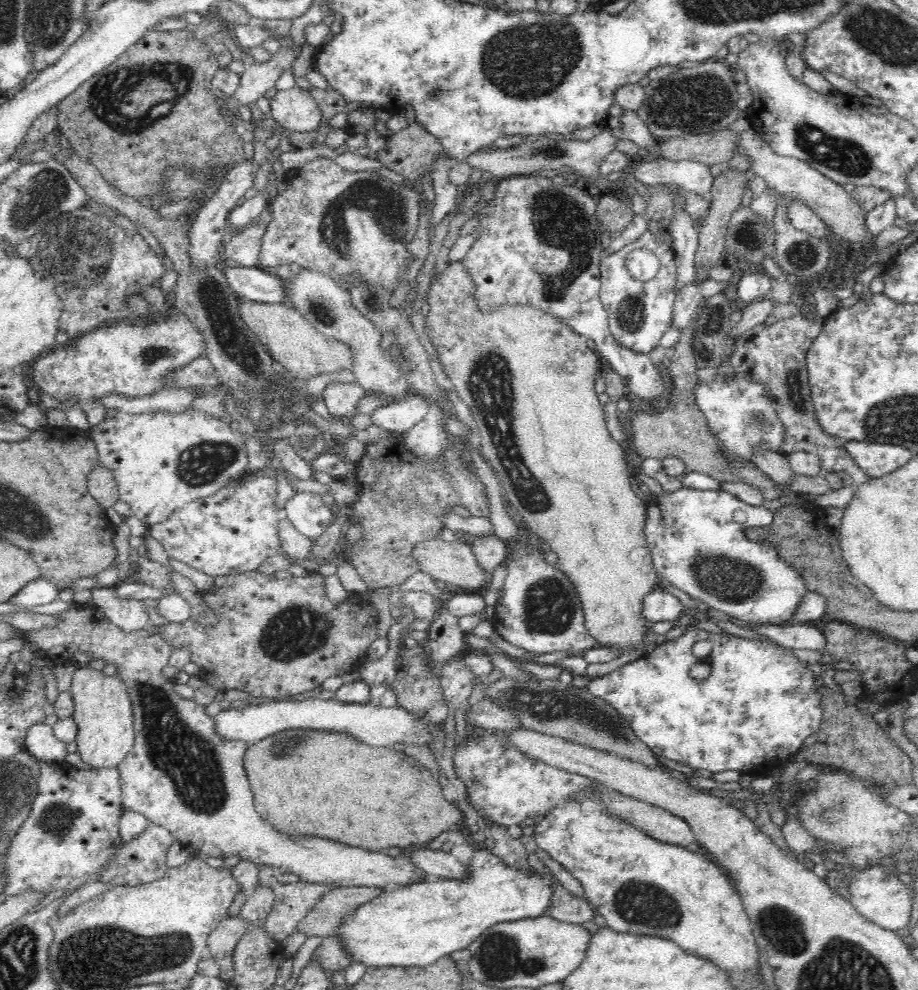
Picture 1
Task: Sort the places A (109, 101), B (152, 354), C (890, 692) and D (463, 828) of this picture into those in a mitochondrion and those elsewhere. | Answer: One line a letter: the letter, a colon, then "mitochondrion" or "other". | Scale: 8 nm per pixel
A: mitochondrion
B: mitochondrion
C: mitochondrion
D: other

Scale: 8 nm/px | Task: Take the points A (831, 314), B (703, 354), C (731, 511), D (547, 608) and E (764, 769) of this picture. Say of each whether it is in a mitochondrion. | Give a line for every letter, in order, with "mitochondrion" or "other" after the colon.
A: other
B: other
C: other
D: mitochondrion
E: other

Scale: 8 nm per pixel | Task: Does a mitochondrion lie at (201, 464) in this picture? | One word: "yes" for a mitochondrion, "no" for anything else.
yes

